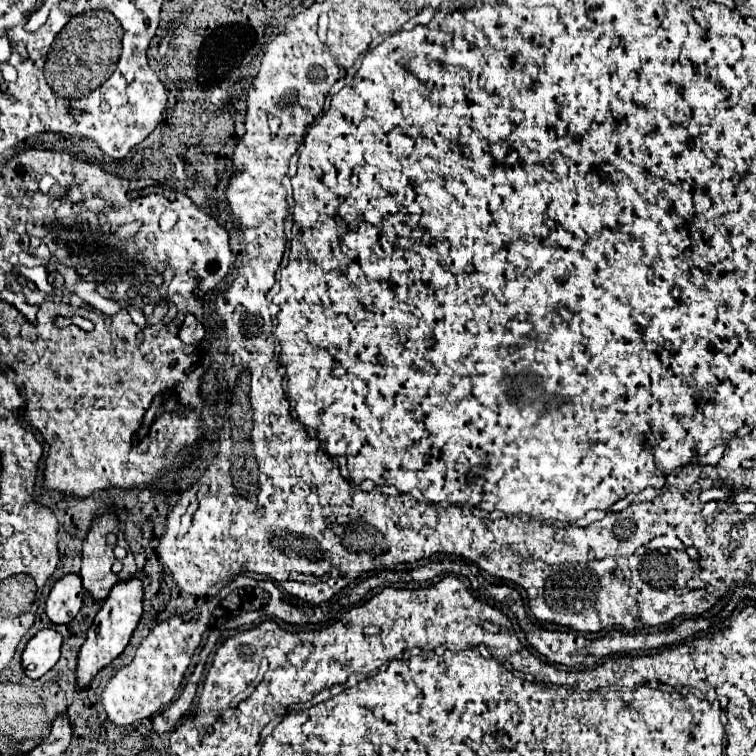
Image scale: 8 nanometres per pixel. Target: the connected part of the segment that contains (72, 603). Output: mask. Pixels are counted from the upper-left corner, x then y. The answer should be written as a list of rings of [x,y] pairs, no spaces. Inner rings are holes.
[[[74,573],[64,575],[52,587],[48,601],[46,601],[46,615],[56,625],[68,625],[80,611],[84,597],[82,579]]]

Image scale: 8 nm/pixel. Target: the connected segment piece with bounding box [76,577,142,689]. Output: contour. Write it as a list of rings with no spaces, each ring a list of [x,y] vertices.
[[[134,577],[126,583],[114,585],[108,599],[102,603],[102,607],[88,631],[88,637],[80,649],[78,667],[76,667],[78,689],[88,689],[92,679],[126,649],[126,645],[132,637],[132,631],[136,629],[136,625],[140,621],[140,615],[142,615],[142,583],[140,583],[140,579]]]

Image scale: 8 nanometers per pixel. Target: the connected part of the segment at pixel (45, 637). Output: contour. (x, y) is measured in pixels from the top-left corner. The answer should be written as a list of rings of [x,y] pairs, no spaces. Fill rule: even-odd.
[[[54,629],[38,631],[28,641],[28,645],[22,653],[22,667],[24,669],[30,663],[36,665],[36,669],[32,673],[26,673],[26,675],[32,677],[32,679],[38,679],[38,677],[46,675],[56,665],[56,661],[60,659],[60,645],[62,645],[62,637]]]

